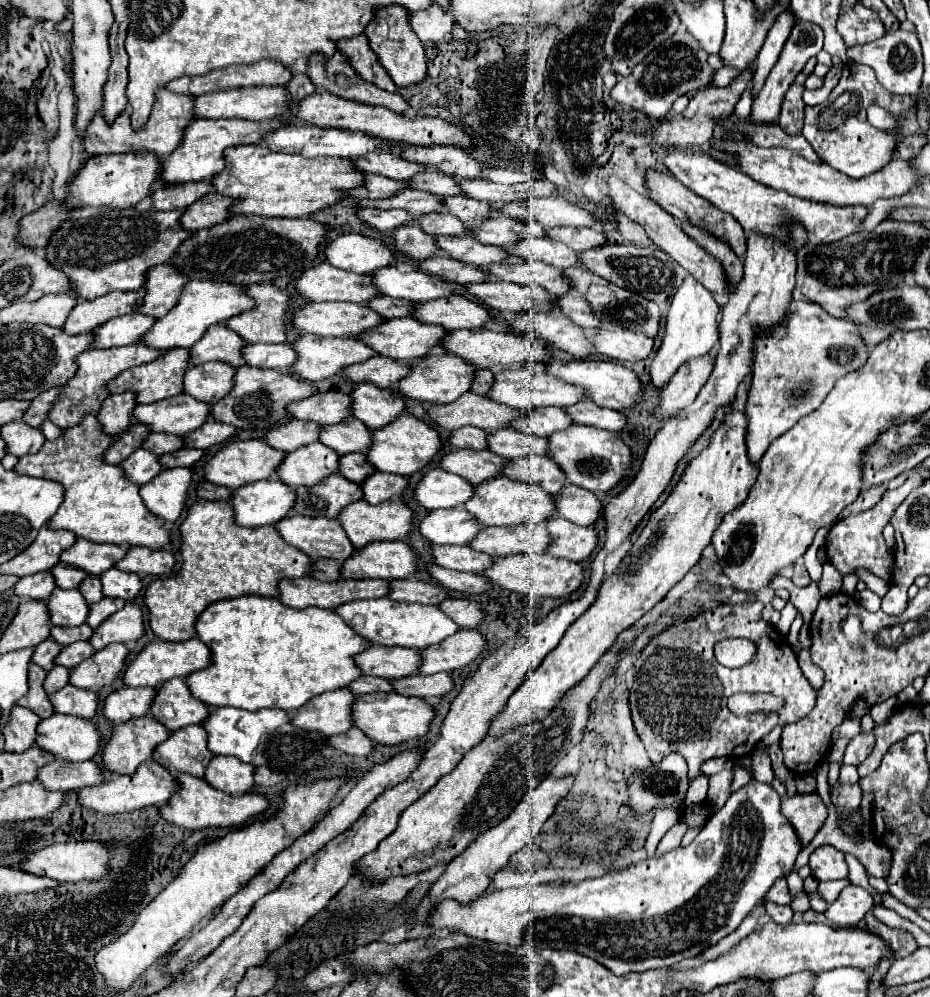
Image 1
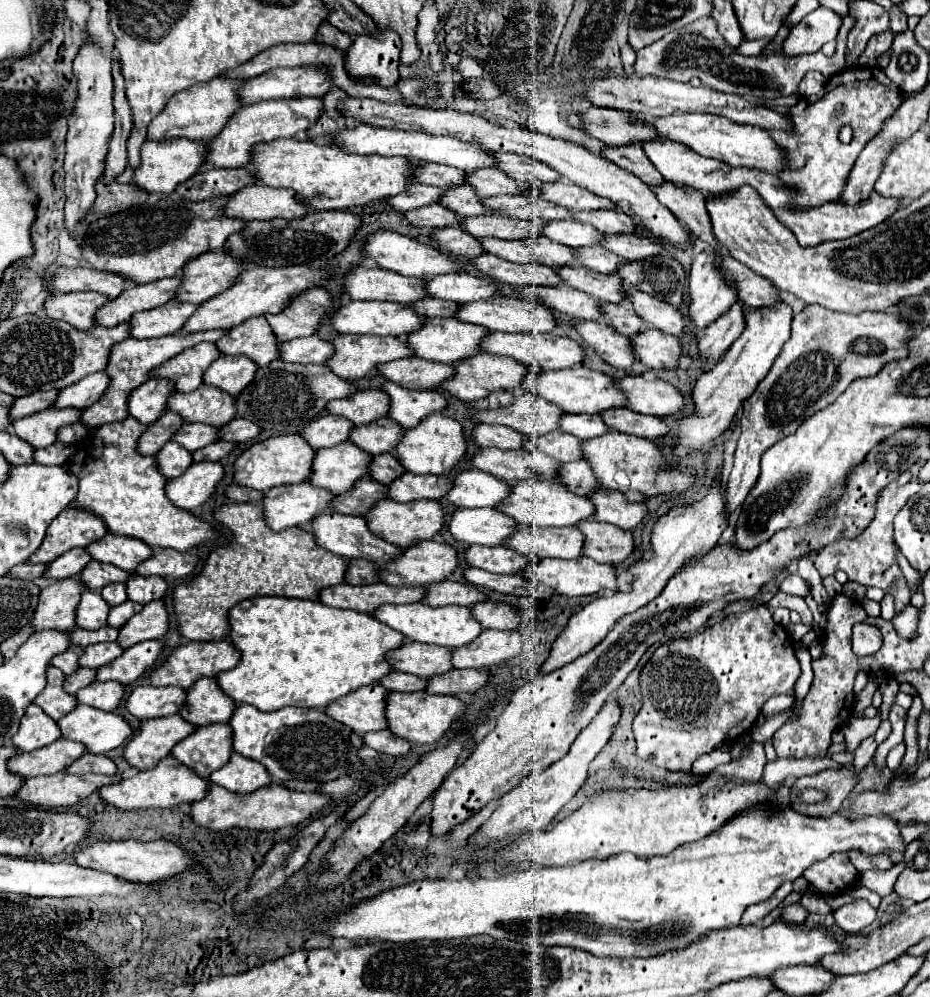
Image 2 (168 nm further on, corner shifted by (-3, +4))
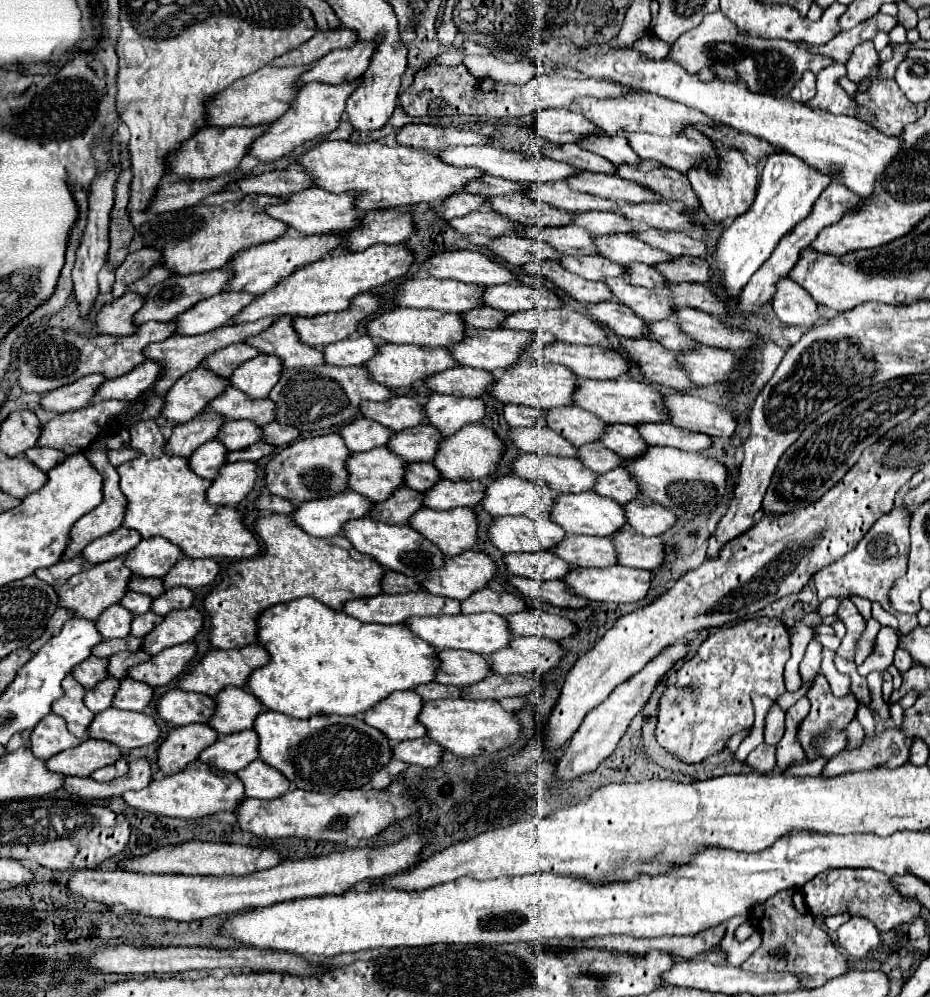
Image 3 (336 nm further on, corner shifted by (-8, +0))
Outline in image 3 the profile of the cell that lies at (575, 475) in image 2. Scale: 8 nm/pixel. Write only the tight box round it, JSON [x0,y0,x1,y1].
[594,467,640,505]

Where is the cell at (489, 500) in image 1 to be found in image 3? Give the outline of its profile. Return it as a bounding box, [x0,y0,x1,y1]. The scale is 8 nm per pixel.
[550,491,628,537]

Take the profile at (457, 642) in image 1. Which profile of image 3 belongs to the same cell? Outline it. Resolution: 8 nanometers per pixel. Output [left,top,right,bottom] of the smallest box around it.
[490,637,564,675]

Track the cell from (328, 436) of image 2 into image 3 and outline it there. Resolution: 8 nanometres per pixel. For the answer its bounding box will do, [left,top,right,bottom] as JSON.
[340,417,394,453]

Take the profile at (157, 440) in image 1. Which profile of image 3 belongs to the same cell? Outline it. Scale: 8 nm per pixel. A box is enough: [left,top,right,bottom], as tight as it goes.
[218,421,262,451]

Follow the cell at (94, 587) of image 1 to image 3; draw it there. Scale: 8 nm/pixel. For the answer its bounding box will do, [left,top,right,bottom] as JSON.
[120,591,152,615]

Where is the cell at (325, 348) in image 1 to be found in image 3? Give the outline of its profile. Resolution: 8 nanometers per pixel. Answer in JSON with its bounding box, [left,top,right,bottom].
[366,343,458,387]

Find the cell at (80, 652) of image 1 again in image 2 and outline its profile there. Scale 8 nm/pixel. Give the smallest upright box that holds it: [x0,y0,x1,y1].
[79,643,123,667]

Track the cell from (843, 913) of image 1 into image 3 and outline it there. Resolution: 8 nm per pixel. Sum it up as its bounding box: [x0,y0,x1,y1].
[838,917,882,961]

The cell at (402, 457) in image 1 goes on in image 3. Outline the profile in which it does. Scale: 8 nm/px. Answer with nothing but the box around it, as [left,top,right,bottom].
[434,423,506,481]

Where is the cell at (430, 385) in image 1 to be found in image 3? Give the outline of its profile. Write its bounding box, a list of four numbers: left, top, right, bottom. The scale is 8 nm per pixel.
[490,357,578,409]

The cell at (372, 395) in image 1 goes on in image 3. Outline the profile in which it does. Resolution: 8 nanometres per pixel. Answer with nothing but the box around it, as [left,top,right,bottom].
[426,393,486,437]

